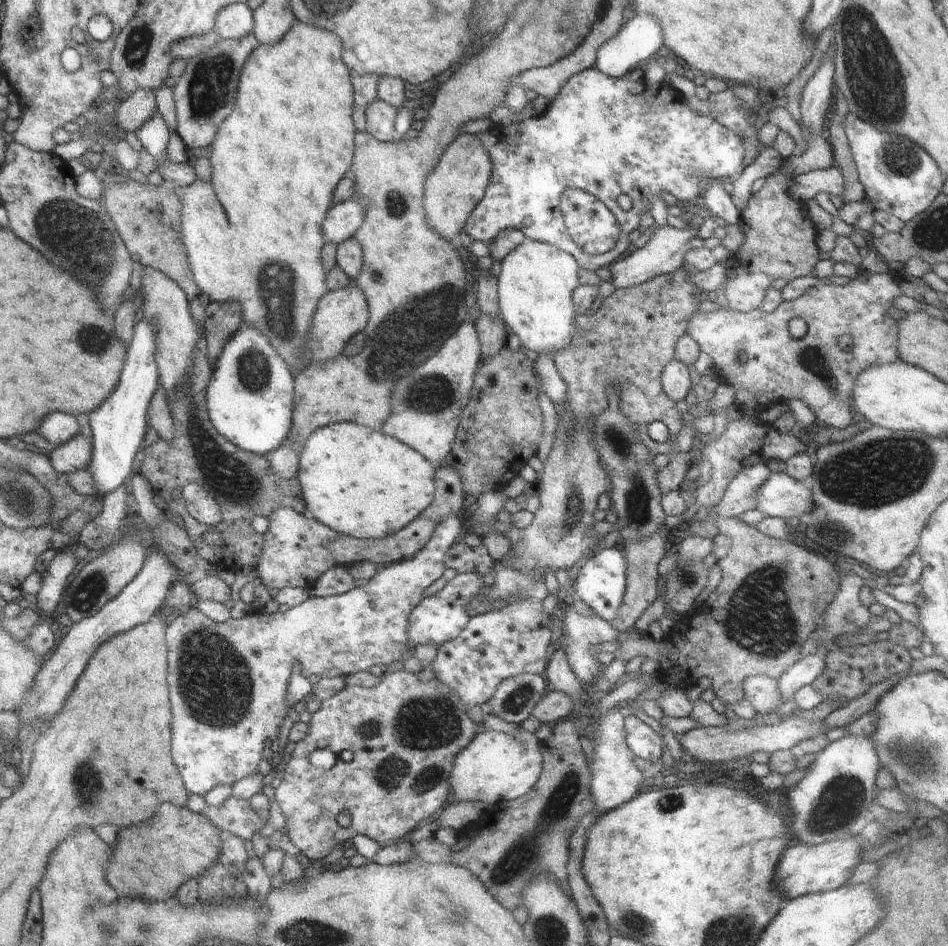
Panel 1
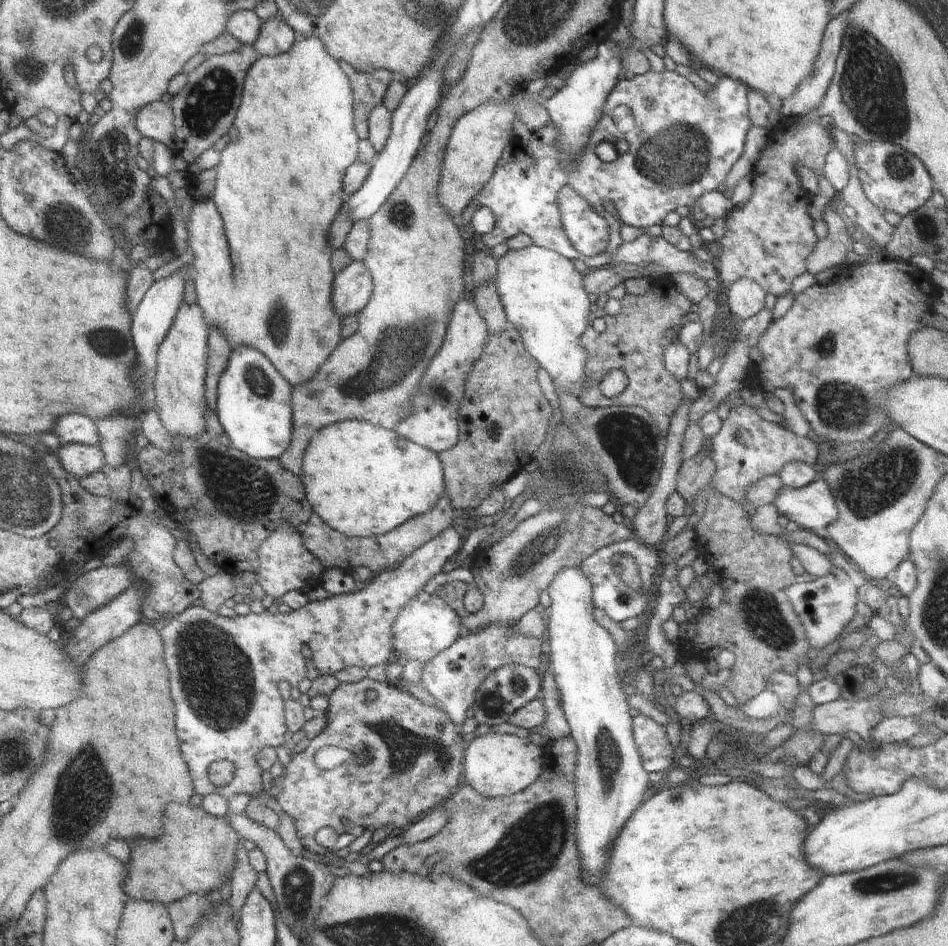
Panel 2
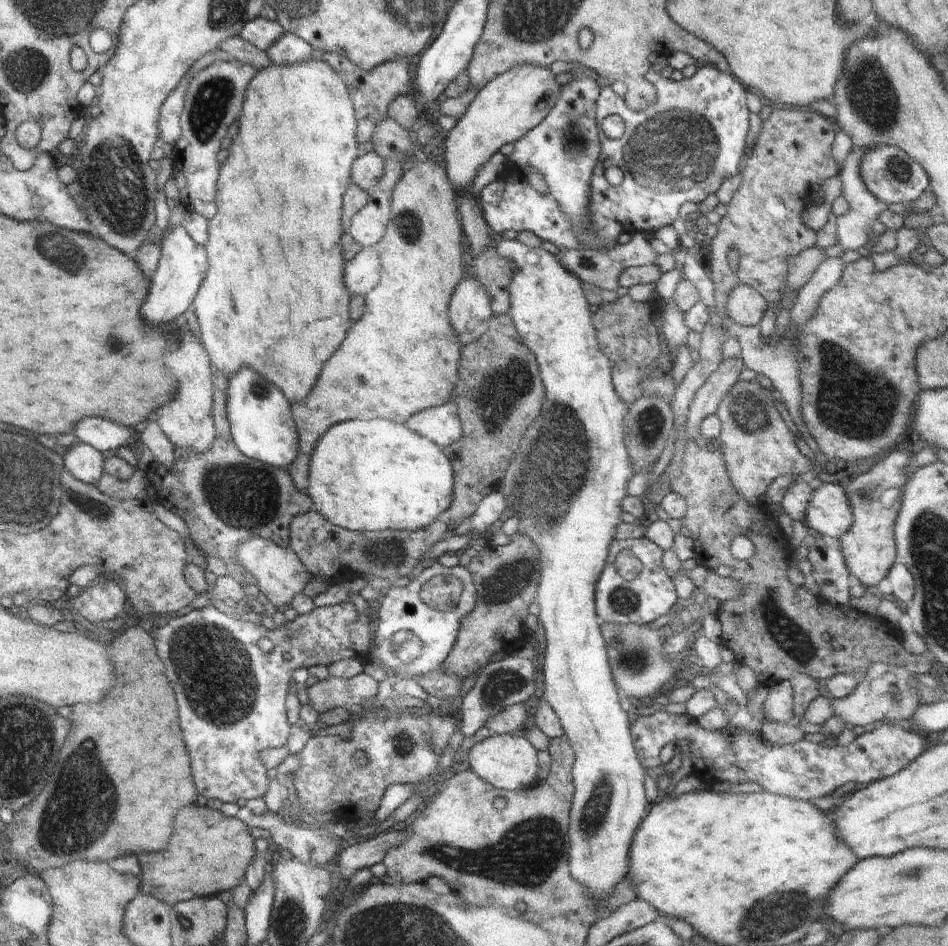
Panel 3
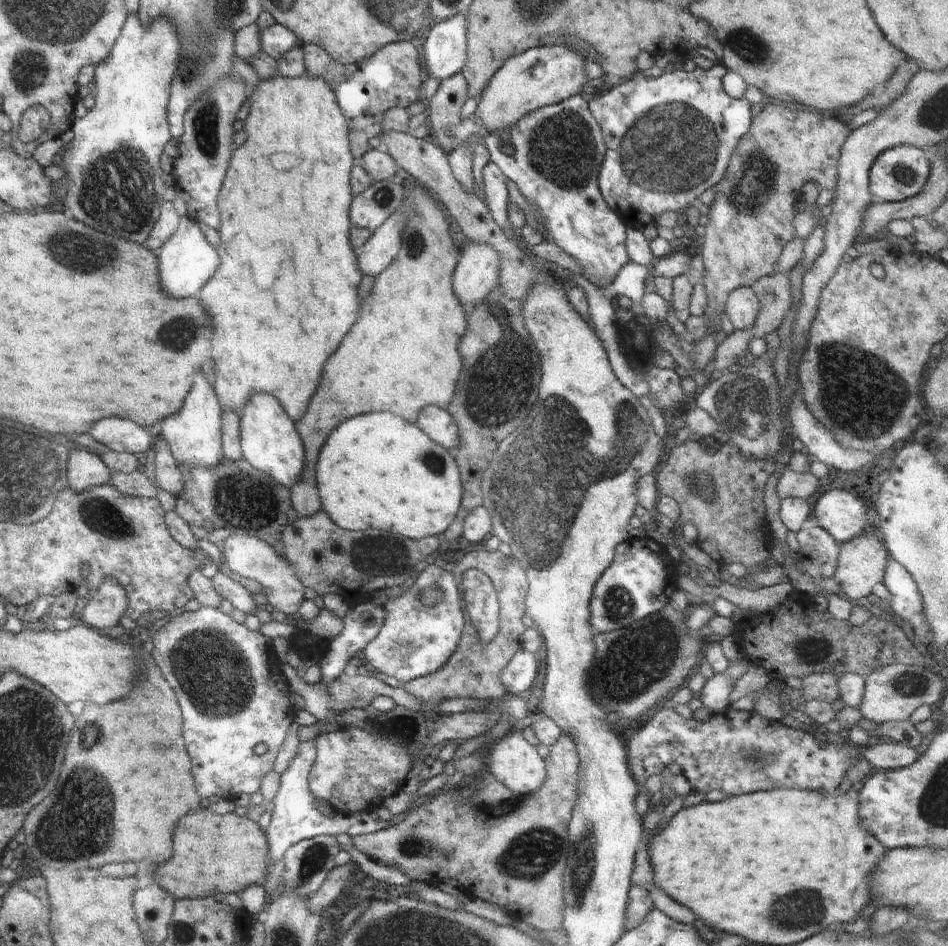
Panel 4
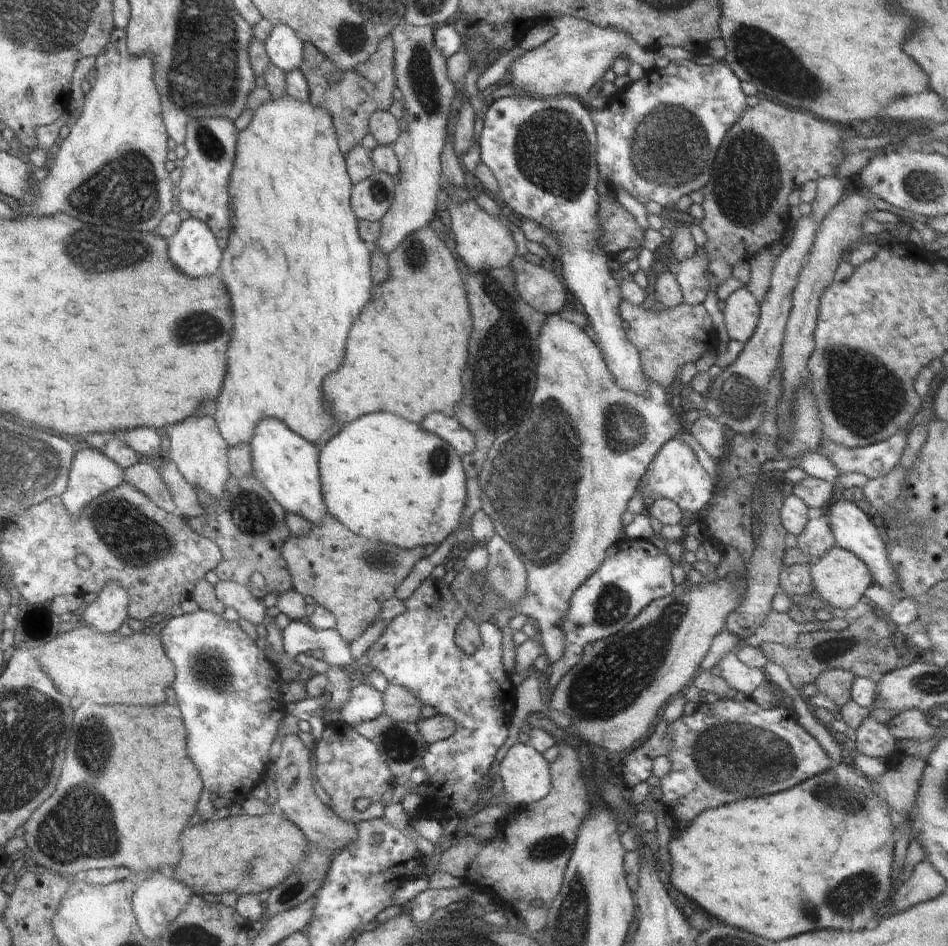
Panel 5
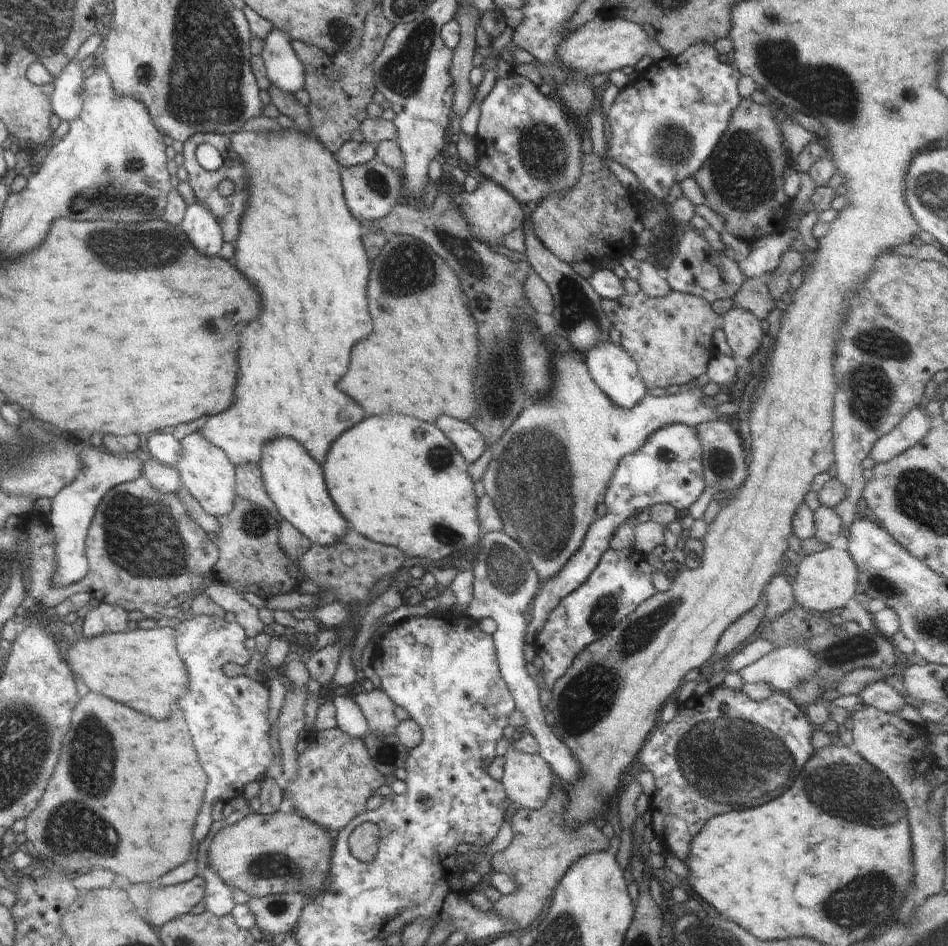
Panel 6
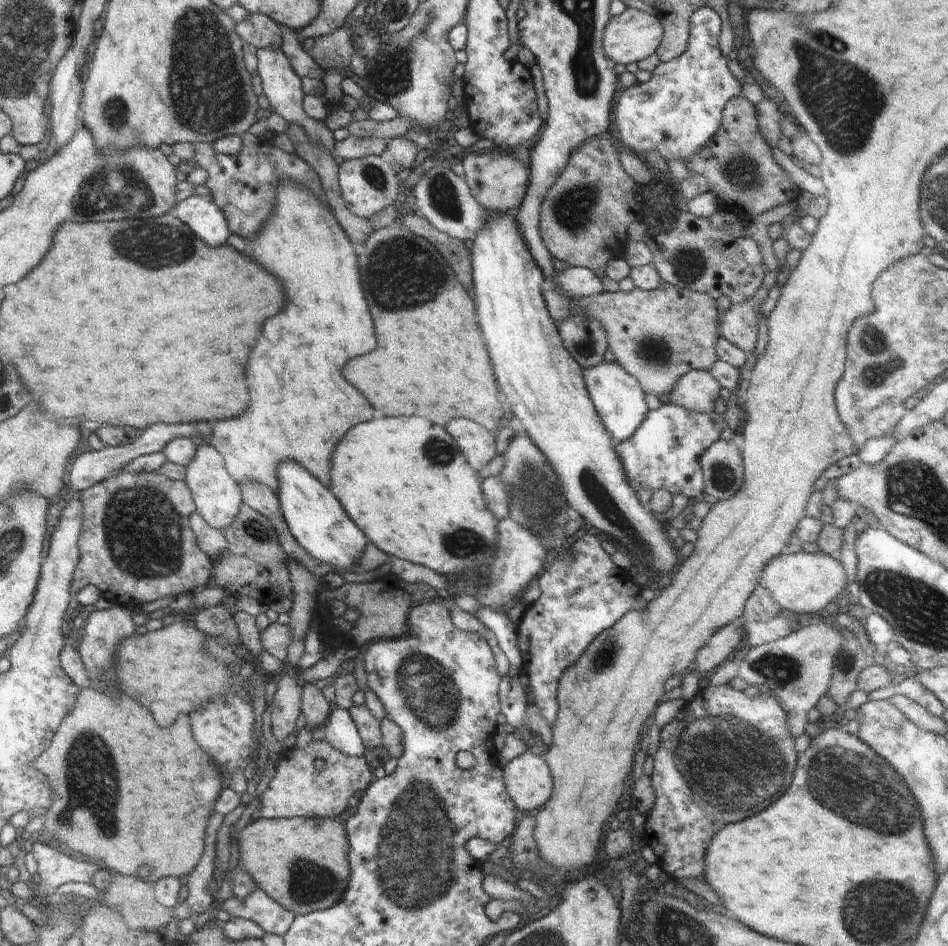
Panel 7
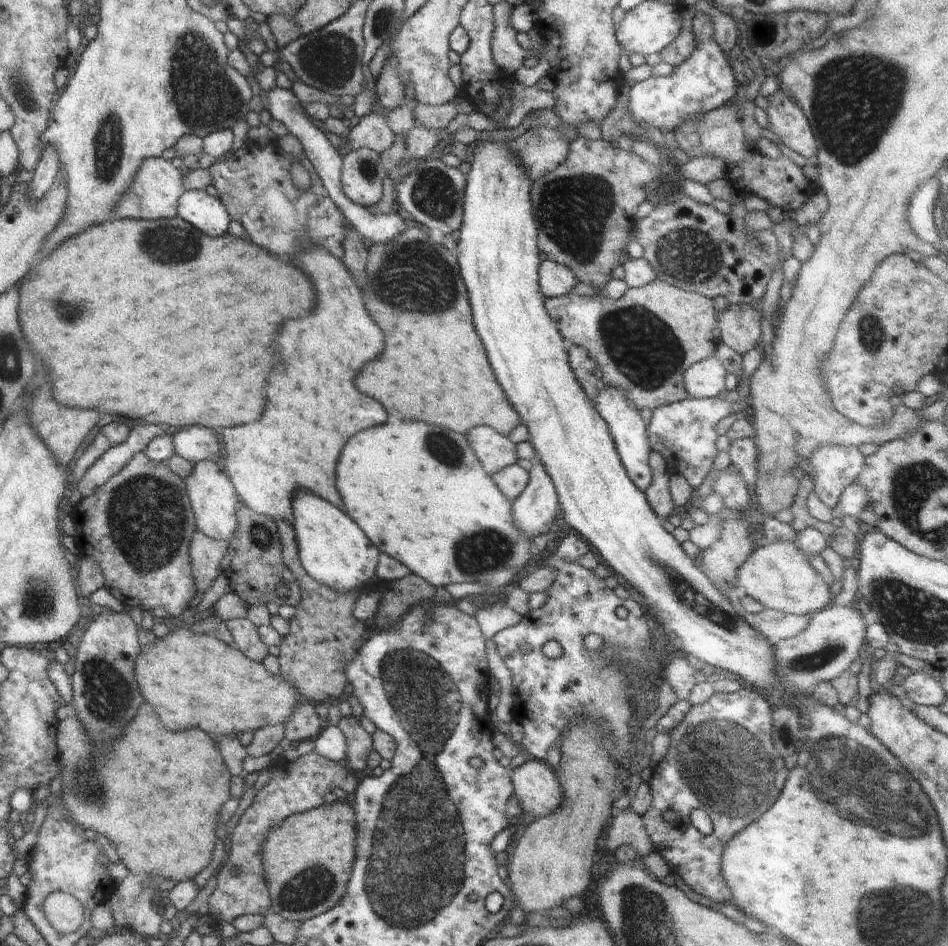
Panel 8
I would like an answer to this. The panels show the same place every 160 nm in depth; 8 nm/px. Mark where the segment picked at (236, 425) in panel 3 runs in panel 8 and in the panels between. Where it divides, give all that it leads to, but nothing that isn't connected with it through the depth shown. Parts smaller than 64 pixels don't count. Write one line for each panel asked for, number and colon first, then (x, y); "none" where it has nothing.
4: (269, 440)
5: (288, 465)
6: (294, 481)
7: (316, 518)
8: (333, 549)

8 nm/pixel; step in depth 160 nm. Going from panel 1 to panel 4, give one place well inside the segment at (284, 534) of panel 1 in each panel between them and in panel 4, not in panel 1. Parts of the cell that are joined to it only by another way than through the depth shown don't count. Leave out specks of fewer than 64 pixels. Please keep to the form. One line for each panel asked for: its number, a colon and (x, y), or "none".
2: (284, 565)
3: (280, 575)
4: (247, 555)

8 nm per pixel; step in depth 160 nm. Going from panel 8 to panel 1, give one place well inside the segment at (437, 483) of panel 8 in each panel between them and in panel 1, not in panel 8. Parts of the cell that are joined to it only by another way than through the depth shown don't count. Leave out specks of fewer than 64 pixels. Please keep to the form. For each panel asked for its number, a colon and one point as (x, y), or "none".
1: (358, 482)
2: (362, 480)
3: (365, 475)
4: (376, 471)
5: (382, 477)
6: (397, 481)
7: (405, 483)

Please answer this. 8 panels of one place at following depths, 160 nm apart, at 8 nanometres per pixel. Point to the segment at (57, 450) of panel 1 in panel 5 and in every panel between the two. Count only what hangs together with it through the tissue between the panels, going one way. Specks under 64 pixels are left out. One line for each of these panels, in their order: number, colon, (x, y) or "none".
2: (81, 460)
3: (84, 462)
4: (87, 469)
5: (93, 473)

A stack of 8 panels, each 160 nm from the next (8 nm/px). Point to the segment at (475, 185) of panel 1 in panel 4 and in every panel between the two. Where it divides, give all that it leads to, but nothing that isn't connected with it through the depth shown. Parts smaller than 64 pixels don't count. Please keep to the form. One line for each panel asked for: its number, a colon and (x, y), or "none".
2: (478, 139)
3: (508, 106)
4: (540, 76)

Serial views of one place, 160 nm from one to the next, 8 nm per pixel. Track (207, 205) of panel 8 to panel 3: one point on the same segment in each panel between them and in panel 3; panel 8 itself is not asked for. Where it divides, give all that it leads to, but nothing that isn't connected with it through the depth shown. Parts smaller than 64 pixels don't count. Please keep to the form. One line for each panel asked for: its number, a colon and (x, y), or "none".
3: (182, 266)
4: (187, 262)
5: (193, 249)
6: (200, 225)
7: (206, 220)

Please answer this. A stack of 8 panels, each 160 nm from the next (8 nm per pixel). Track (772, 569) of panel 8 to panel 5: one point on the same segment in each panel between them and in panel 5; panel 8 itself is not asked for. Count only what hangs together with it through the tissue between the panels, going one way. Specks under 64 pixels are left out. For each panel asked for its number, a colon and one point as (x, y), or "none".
5: (841, 578)
6: (826, 580)
7: (803, 583)

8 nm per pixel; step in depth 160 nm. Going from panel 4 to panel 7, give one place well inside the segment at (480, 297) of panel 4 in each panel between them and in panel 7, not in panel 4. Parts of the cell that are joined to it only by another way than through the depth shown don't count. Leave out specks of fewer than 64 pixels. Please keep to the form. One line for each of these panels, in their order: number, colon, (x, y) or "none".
5: (482, 242)
6: (492, 213)
7: (498, 181)

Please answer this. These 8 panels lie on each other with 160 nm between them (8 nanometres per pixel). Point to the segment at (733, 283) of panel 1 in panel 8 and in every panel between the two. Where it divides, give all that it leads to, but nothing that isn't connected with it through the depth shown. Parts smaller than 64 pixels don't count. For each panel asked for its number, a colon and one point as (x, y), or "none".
2: (745, 298)
3: (745, 305)
4: (742, 307)
5: (741, 314)
6: (744, 331)
7: (739, 324)
8: (739, 325)

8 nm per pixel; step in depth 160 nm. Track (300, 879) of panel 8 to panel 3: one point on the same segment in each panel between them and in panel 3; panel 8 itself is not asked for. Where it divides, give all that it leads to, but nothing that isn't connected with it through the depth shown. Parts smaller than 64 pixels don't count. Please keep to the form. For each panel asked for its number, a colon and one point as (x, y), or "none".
3: (222, 849)
4: (233, 855)
5: (246, 854)
6: (262, 854)
7: (300, 862)

